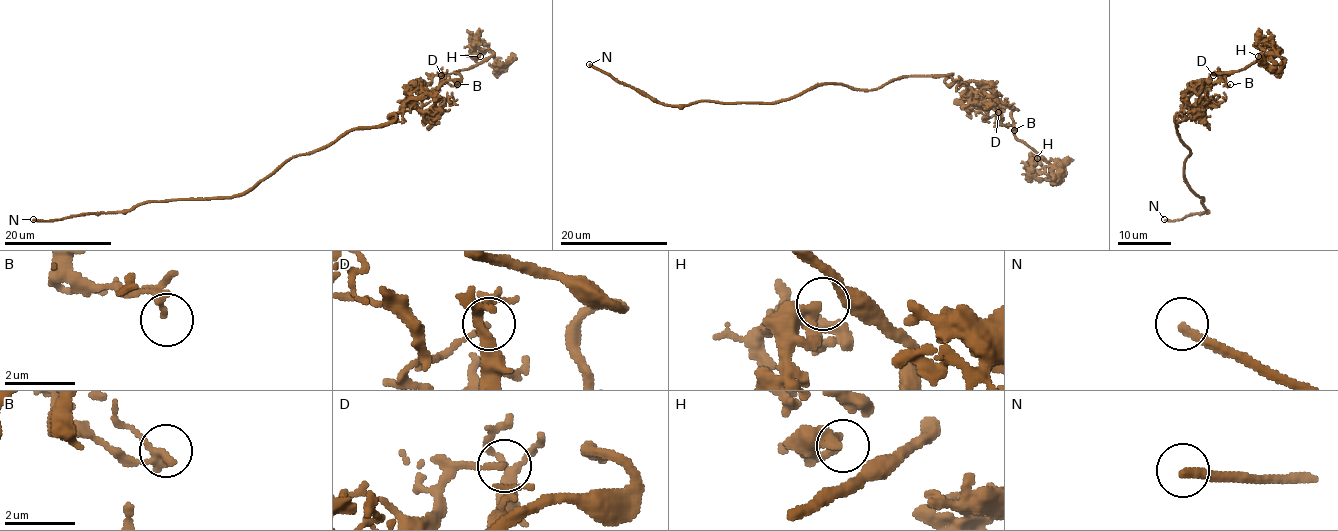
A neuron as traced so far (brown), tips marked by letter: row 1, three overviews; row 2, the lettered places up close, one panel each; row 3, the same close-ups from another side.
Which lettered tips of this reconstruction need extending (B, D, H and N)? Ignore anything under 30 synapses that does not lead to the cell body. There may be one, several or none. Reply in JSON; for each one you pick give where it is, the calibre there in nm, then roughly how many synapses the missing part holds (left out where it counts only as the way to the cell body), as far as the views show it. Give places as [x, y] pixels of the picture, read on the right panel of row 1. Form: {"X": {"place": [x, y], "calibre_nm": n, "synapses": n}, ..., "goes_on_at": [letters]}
{"goes_on_at": []}

